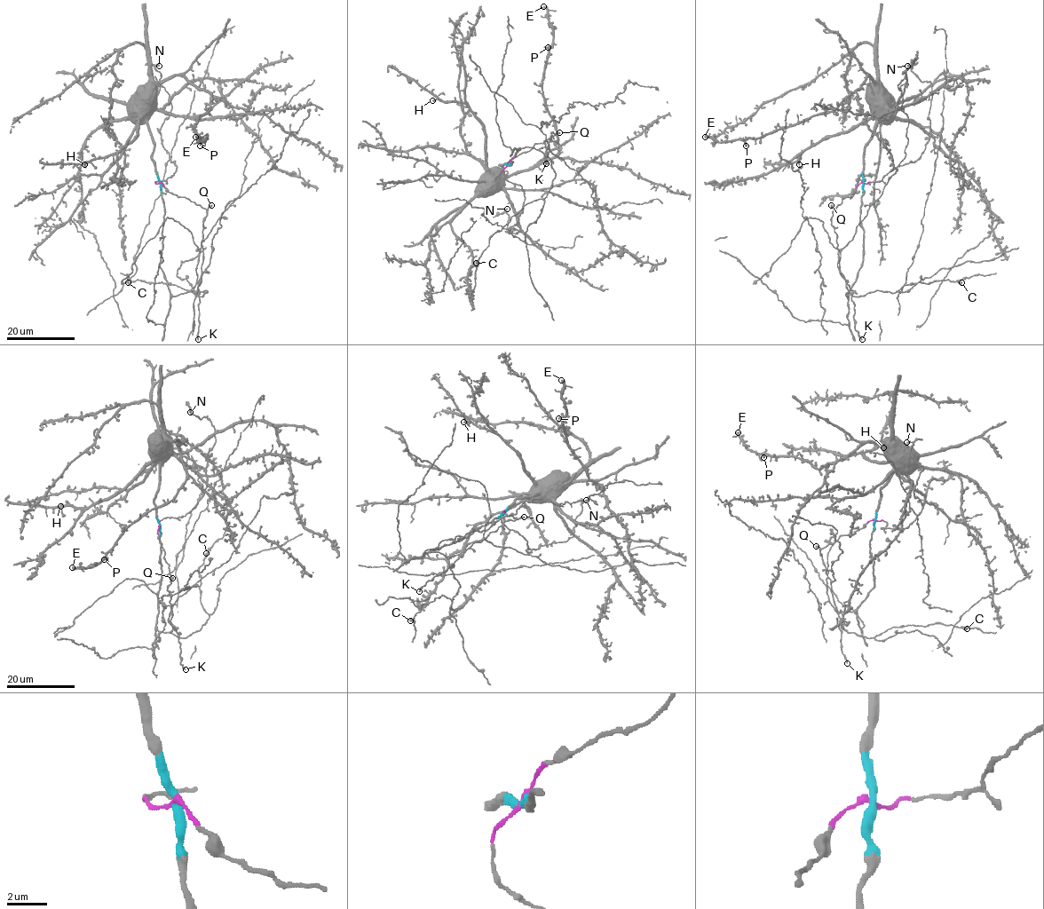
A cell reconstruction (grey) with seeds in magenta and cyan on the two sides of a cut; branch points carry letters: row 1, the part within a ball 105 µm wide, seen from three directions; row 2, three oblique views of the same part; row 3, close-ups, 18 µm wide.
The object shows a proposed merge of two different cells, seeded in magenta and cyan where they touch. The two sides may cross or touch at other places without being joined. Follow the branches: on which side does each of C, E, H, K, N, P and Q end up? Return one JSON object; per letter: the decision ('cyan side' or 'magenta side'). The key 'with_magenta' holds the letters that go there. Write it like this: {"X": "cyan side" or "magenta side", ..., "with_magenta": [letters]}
{"C": "cyan side", "E": "cyan side", "H": "cyan side", "K": "magenta side", "N": "magenta side", "P": "cyan side", "Q": "magenta side", "with_magenta": ["K", "N", "Q"]}

